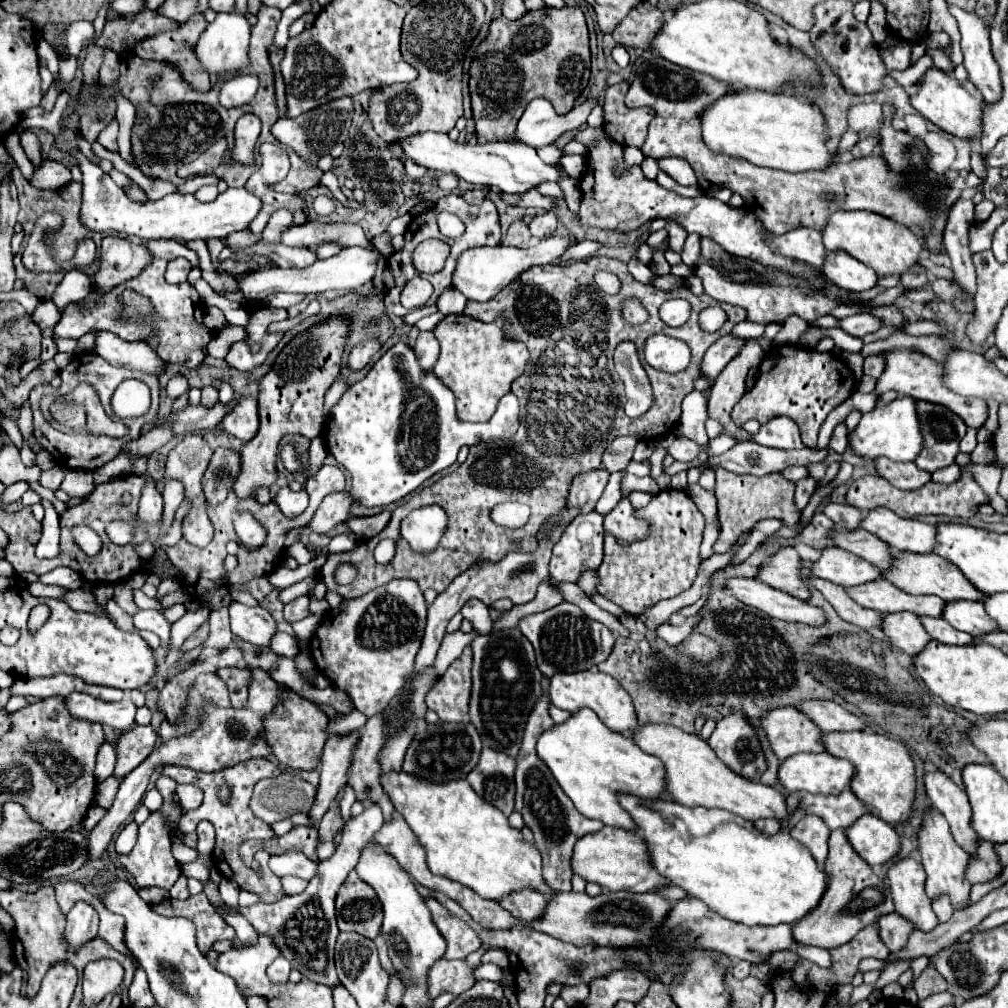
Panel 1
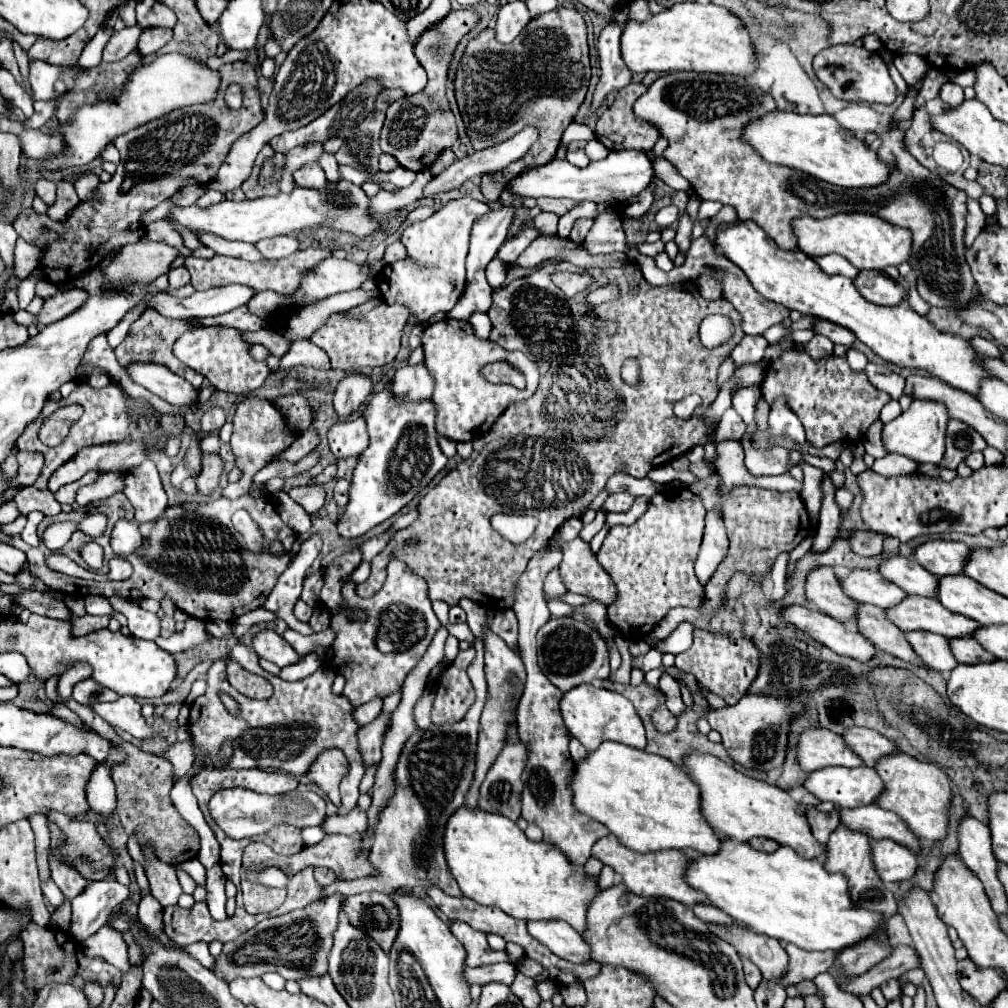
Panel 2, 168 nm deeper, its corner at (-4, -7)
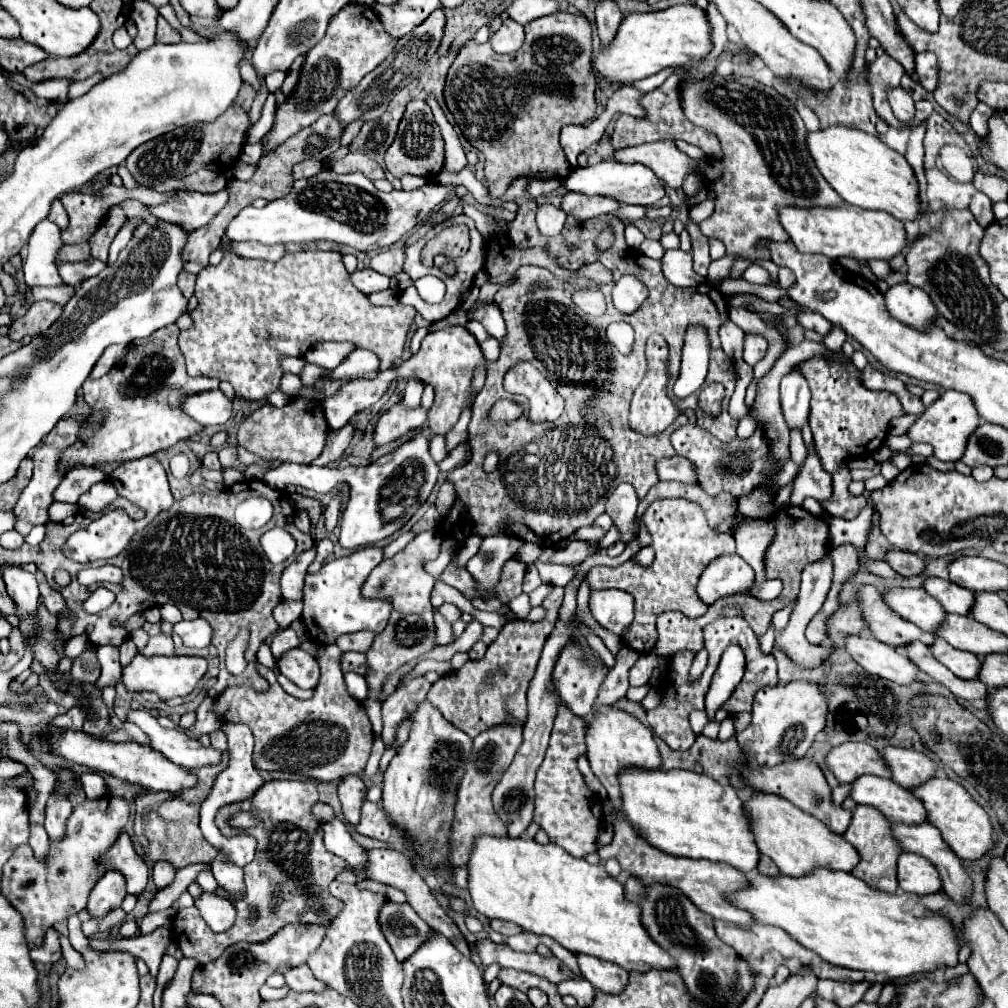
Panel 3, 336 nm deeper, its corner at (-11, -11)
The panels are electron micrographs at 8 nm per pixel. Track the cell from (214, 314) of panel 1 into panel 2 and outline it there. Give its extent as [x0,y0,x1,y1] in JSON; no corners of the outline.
[241,329,289,357]

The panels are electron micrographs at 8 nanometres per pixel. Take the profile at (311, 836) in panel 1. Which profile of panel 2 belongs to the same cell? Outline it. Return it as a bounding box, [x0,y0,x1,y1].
[281,835,373,879]

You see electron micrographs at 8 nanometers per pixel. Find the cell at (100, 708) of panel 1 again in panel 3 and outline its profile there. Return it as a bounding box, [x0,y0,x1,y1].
[128,709,222,769]

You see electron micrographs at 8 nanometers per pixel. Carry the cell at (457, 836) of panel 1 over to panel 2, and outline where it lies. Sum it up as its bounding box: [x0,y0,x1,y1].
[443,807,597,933]

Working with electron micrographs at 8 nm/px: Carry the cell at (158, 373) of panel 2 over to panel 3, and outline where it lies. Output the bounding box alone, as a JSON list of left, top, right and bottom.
[184,389,232,425]

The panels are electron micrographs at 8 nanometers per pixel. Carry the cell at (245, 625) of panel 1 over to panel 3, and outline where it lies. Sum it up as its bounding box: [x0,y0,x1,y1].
[278,649,320,689]

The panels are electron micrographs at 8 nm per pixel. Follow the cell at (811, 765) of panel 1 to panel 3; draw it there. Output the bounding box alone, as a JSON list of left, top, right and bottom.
[850,775,928,825]

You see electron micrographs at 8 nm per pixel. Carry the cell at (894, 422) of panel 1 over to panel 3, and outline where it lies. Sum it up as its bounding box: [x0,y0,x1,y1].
[908,391,980,461]

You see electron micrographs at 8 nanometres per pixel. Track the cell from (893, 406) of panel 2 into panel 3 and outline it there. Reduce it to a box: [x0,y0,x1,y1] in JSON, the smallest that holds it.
[890,415,916,435]

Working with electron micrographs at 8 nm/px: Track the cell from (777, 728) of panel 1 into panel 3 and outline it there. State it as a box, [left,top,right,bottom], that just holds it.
[826,743,892,783]

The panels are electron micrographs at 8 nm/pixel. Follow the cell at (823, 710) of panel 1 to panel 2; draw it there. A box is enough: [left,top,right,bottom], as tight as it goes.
[841,727,897,767]

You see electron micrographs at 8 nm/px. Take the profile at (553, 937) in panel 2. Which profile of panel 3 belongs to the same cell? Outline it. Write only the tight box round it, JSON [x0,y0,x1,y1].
[576,955,628,995]

